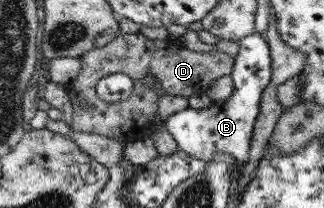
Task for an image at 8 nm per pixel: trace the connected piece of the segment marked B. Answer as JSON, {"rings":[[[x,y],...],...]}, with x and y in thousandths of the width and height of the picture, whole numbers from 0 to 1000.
{"rings":[[[784,144],[778,163],[738,192],[738,250],[725,274],[719,341],[710,356],[722,399],[716,462],[704,462],[704,481],[667,490],[648,519],[602,524],[580,510],[577,524],[525,553],[506,582],[506,615],[537,659],[552,721],[586,750],[642,774],[673,726],[716,736],[722,788],[716,788],[716,827],[710,827],[710,870],[716,870],[719,899],[728,899],[738,846],[747,837],[747,803],[772,736],[784,601],[802,548],[806,462],[840,365],[833,332],[827,188],[809,159]]]}

